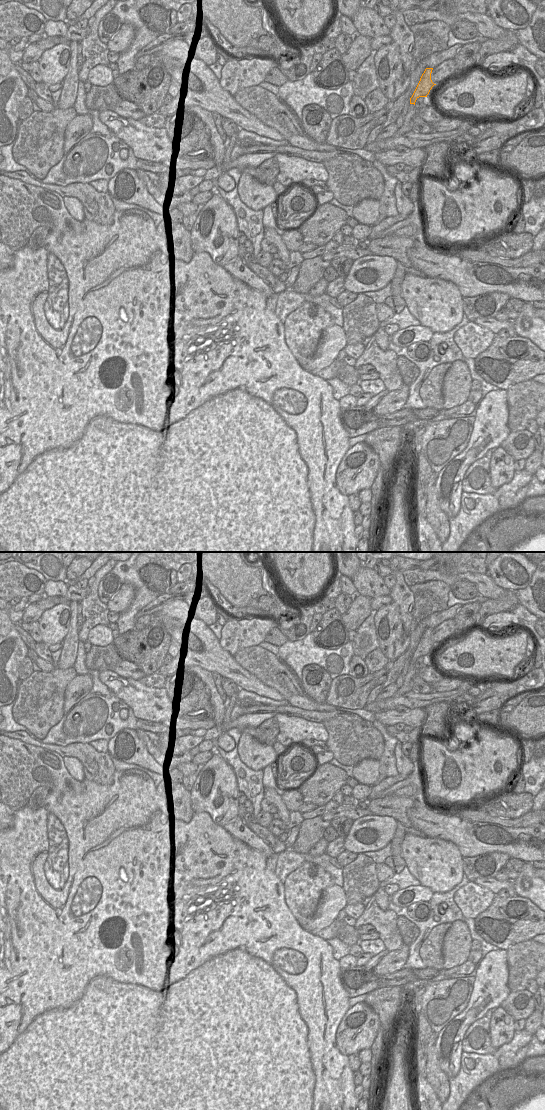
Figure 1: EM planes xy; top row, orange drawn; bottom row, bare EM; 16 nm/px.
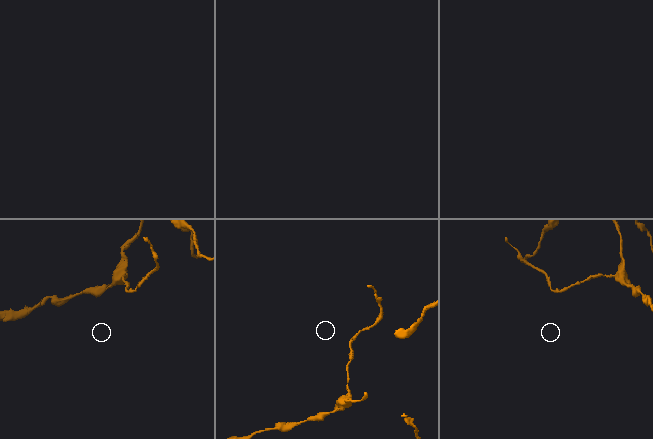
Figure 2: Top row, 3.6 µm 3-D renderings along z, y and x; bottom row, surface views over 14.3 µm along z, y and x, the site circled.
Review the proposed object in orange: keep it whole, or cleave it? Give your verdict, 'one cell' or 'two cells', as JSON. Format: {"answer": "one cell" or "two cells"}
{"answer": "one cell"}

